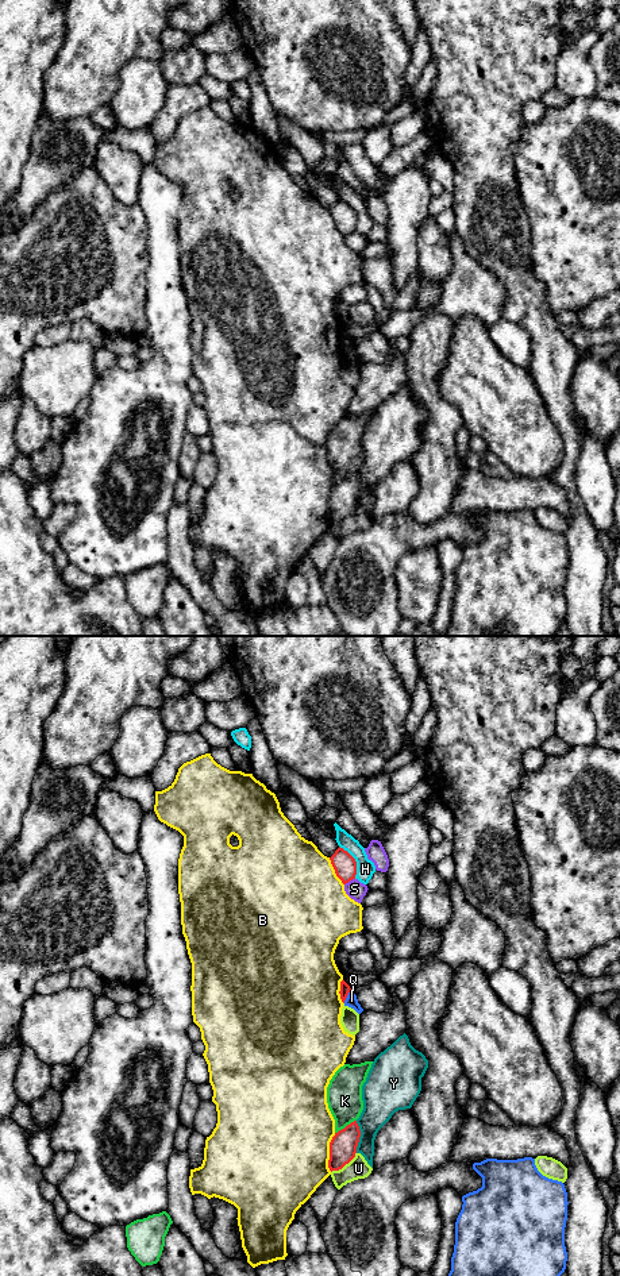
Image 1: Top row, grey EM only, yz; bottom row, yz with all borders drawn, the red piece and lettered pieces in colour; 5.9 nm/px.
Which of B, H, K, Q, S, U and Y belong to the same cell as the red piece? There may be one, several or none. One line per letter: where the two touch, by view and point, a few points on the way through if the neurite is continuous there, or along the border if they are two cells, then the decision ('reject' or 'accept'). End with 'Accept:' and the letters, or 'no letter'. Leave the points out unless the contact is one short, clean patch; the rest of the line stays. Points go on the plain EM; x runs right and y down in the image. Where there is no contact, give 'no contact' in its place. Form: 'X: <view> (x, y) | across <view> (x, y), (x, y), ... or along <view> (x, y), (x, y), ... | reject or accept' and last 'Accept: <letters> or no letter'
B: yz (330, 504) | reject
H: yz (355, 214) | reject
K: yz (346, 478) | reject
Q: yz (346, 349) | along yz (350, 343), (343, 354) | reject
S: yz (349, 232) | reject
U: yz (345, 516) | reject
Y: yz (359, 488) | reject
Accept: no letter

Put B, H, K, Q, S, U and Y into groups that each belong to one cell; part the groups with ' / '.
B / H / K / Q / S / U / Y

